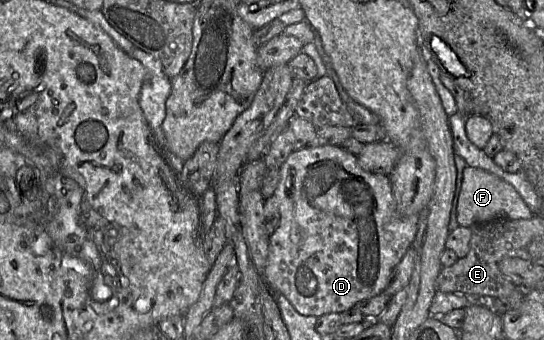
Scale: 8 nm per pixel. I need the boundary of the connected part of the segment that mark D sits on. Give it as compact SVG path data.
M307 146L292 151L280 167L280 179L273 195L277 197L280 218L276 230L269 238L268 257L263 277L272 291L283 294L295 310L304 316L319 317L333 312L342 313L355 307L358 302L382 293L387 287L394 269L413 245L416 237L418 215L403 217L397 213L389 177L363 170L359 166L357 157L341 146Z

